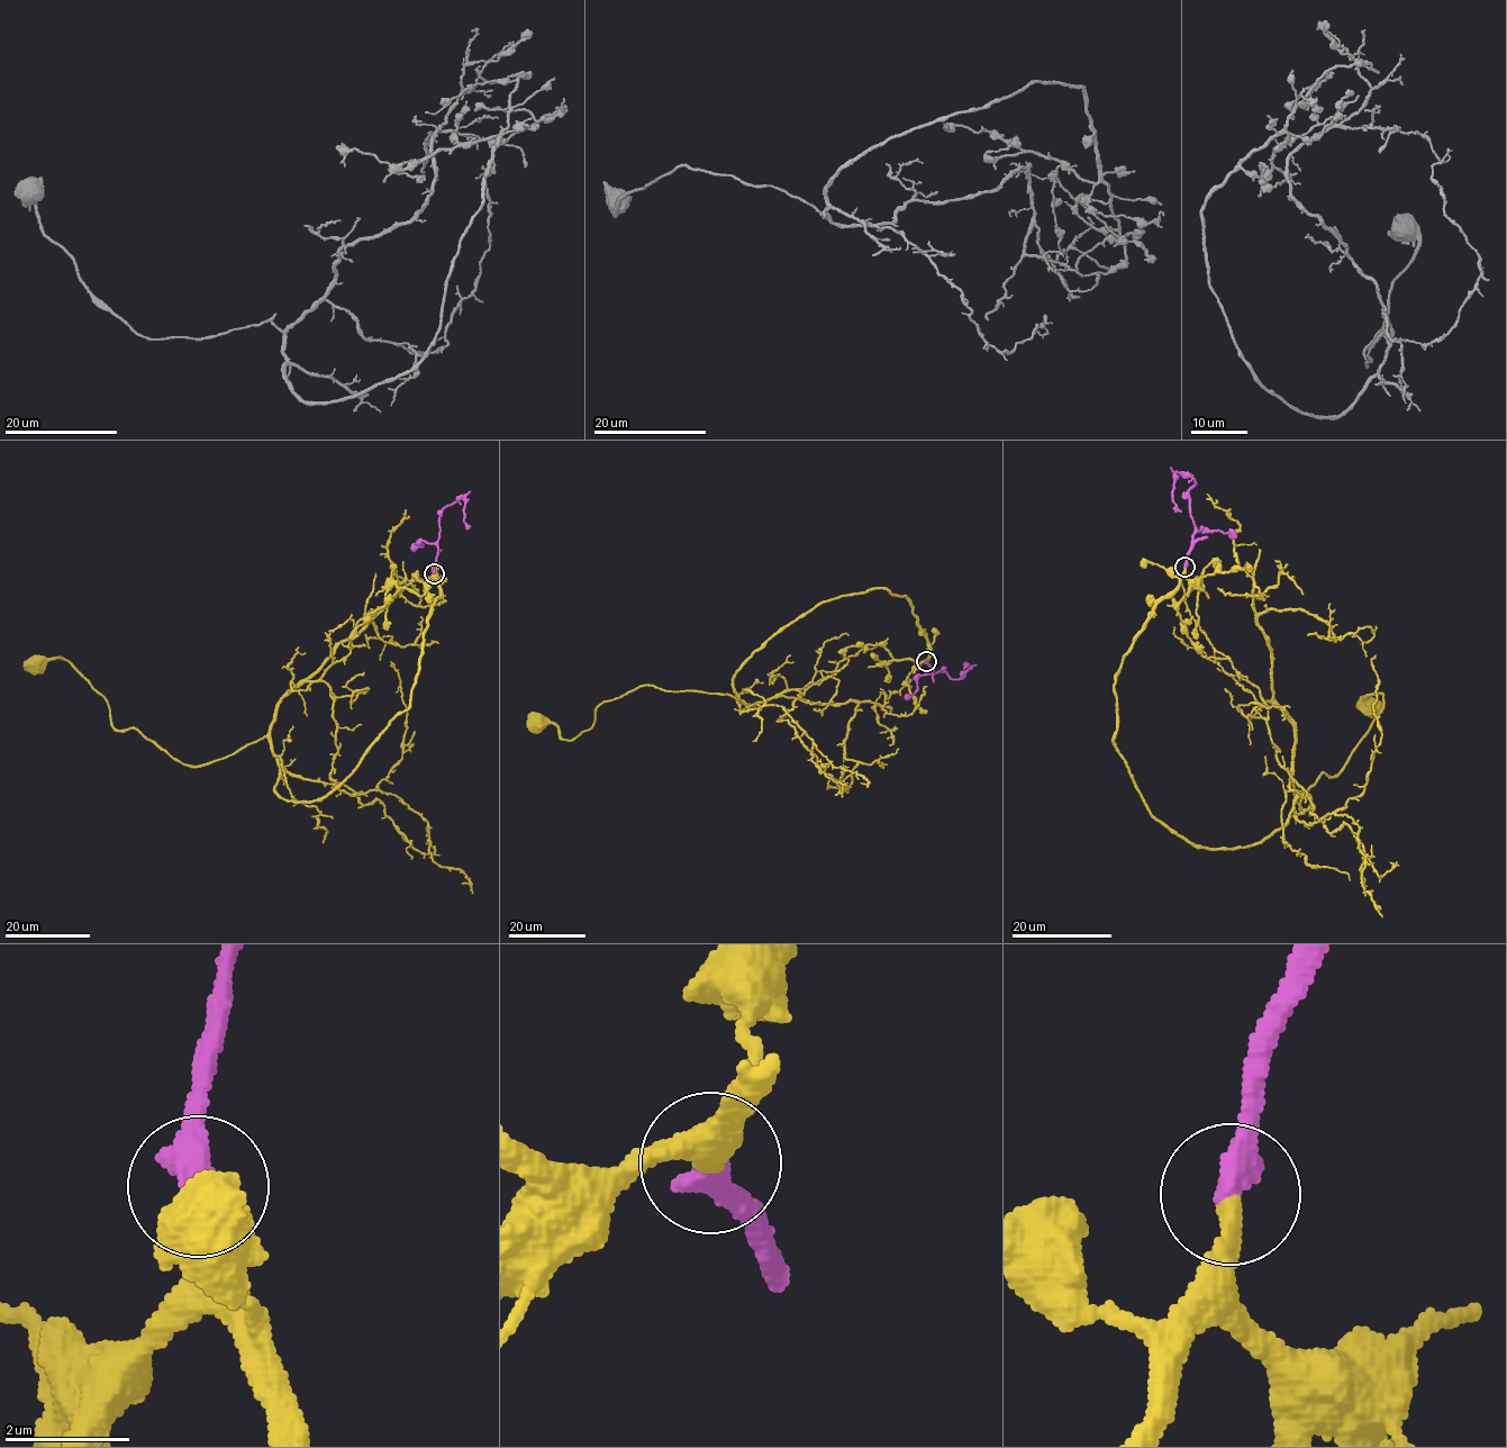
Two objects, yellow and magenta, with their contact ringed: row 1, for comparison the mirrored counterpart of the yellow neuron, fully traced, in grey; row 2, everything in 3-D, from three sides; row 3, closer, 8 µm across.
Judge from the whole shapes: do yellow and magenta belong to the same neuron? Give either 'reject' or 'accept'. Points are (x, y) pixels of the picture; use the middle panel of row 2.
accept

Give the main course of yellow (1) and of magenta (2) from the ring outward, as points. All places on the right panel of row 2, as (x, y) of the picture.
1: (1185, 568), (1114, 695), (1170, 830), (1254, 845), (1365, 708)
2: (1185, 567), (1194, 531), (1188, 494), (1195, 483), (1192, 479), (1177, 471), (1173, 503), (1181, 510)

